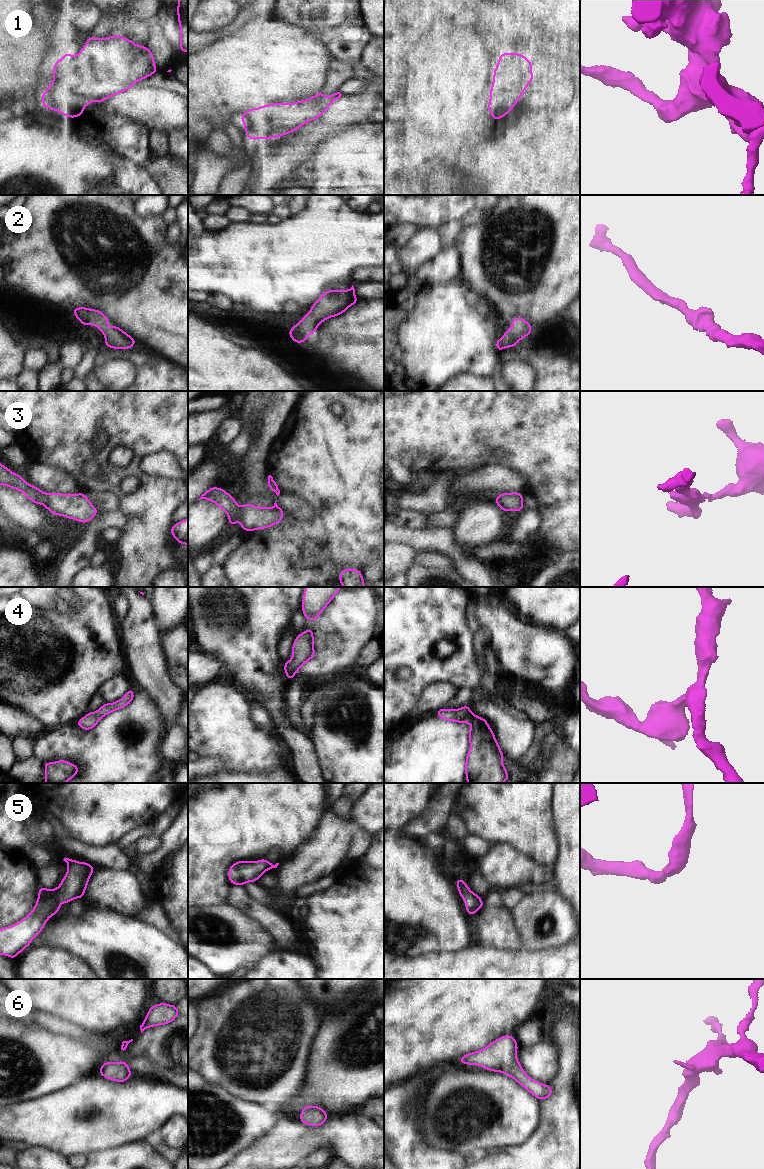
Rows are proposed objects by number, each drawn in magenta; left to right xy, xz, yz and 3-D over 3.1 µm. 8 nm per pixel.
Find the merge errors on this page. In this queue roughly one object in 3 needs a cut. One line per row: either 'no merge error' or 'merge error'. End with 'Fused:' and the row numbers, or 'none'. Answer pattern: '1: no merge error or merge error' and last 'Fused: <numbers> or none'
1: no merge error
2: no merge error
3: no merge error
4: no merge error
5: no merge error
6: no merge error
Fused: none

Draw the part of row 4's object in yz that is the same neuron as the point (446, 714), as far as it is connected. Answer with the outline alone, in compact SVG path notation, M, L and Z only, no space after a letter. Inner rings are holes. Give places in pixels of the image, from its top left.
M469 705L459 709L441 708L436 712L445 721L473 726L467 732L470 744L465 760L467 783L504 783L510 779L502 762L505 755L485 718L476 716Z

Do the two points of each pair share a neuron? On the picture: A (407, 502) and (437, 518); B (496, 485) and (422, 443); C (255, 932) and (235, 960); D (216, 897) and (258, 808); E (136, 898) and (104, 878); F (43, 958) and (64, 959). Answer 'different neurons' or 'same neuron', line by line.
A: different neurons
B: different neurons
C: same neuron
D: same neuron
E: same neuron
F: same neuron

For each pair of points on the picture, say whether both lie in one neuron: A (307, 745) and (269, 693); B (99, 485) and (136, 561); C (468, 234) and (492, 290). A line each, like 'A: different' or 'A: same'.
A: same
B: same
C: same

